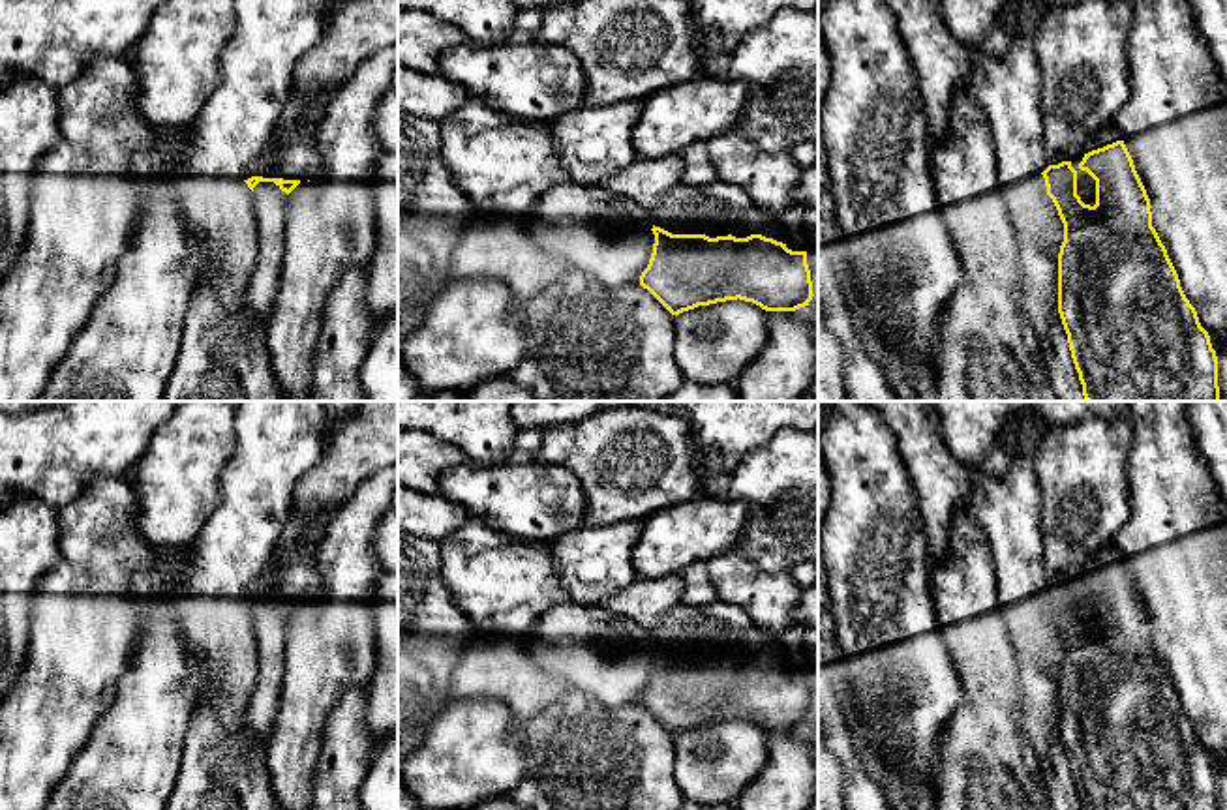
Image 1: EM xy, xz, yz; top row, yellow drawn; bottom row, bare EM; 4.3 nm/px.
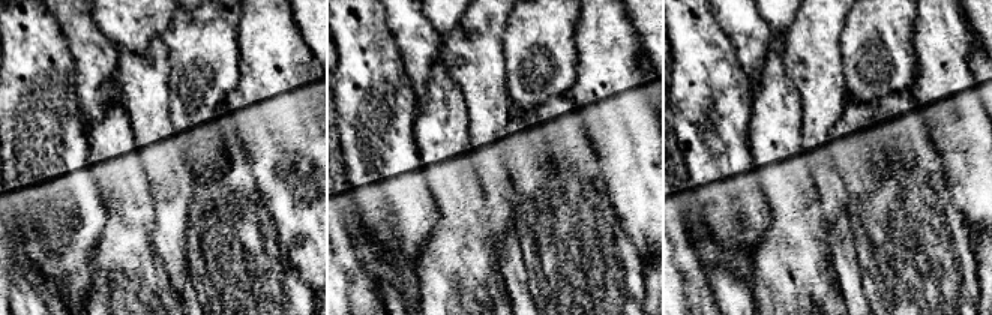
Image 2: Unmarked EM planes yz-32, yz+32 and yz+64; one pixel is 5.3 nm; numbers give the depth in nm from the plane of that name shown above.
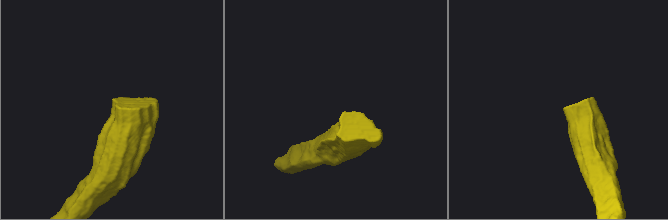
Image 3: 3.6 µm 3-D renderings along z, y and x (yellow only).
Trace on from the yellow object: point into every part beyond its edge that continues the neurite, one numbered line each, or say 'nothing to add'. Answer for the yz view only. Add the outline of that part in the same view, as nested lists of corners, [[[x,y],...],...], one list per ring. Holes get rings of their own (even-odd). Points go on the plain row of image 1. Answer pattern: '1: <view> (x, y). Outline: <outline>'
1: yz (1107, 554). Outline: [[[1103,544],[1090,559],[1088,562],[1084,564],[1084,574],[1092,572],[1092,570],[1098,570],[1098,568],[1103,568],[1107,564],[1113,564],[1116,561],[1124,561],[1124,555],[1122,551],[1113,544]]]

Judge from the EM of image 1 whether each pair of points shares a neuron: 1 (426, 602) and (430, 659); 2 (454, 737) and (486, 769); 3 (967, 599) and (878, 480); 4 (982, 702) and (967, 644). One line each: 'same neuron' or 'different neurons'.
1: same neuron
2: same neuron
3: different neurons
4: same neuron

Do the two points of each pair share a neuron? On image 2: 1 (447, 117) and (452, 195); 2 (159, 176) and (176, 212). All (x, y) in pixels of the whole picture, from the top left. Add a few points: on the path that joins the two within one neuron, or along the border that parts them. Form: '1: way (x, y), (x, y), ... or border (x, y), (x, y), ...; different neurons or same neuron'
1: way (446, 137), (446, 164), (452, 176); same neuron
2: way (164, 185), (171, 203); same neuron

